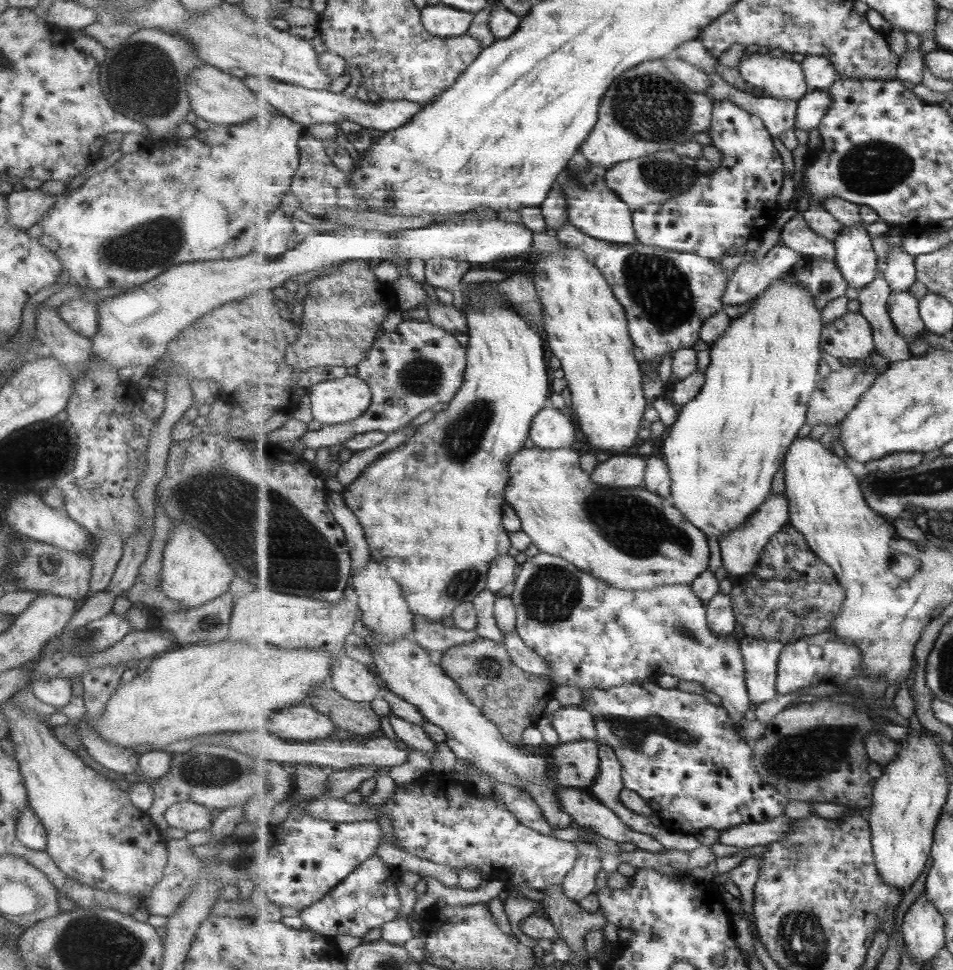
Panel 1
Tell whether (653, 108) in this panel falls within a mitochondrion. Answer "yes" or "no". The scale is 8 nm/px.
yes

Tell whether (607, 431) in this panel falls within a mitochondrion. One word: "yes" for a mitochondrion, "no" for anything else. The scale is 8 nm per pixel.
no

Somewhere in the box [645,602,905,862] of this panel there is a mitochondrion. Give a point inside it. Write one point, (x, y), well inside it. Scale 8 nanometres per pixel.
(684, 631)

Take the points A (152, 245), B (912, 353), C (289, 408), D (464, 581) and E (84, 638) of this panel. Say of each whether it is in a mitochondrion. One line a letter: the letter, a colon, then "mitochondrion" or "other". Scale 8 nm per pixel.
A: mitochondrion
B: other
C: other
D: mitochondrion
E: mitochondrion

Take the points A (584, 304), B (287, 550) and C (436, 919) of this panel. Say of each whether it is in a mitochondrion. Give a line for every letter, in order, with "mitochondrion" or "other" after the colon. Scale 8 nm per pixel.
A: other
B: mitochondrion
C: mitochondrion

